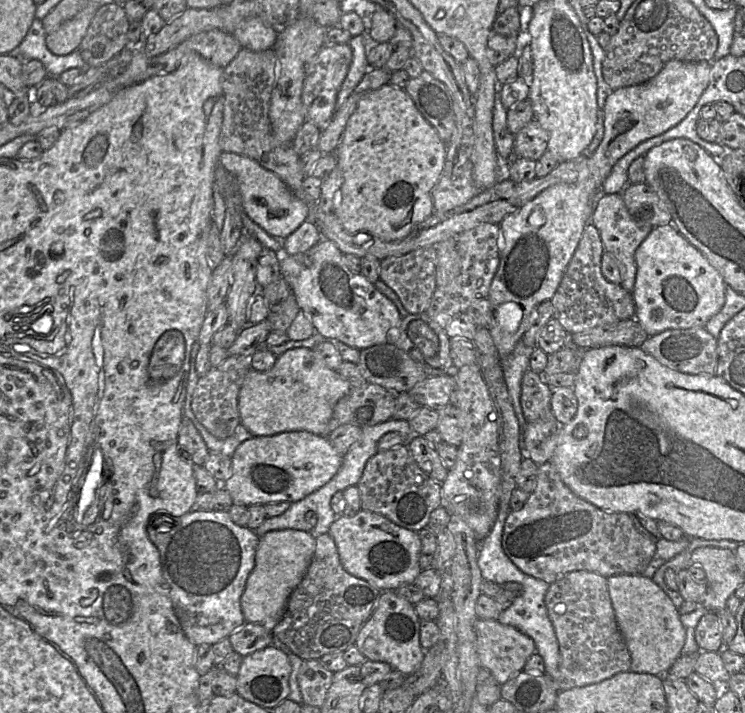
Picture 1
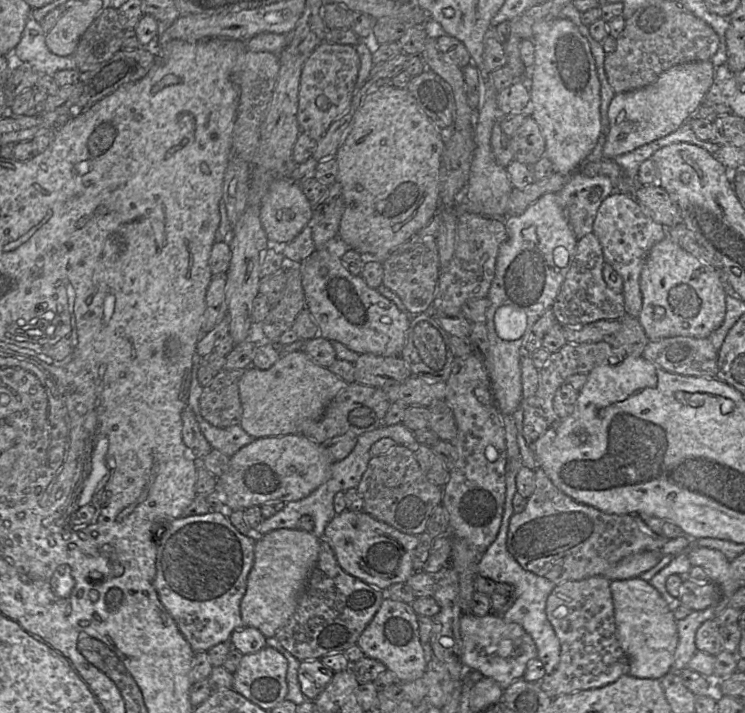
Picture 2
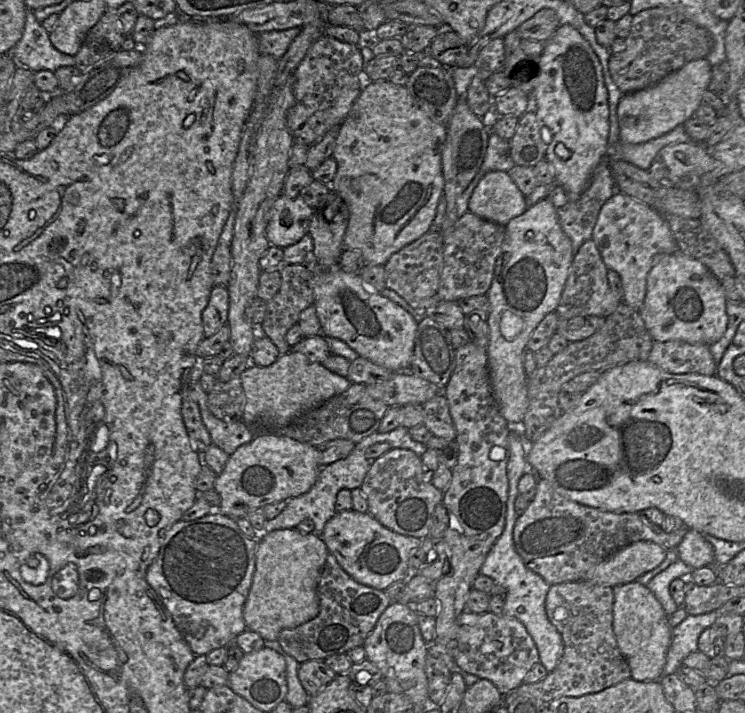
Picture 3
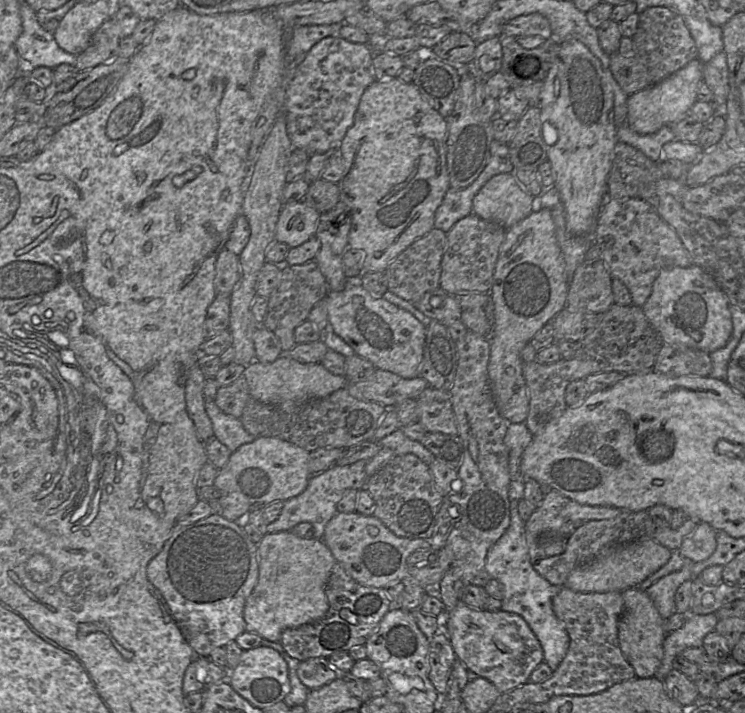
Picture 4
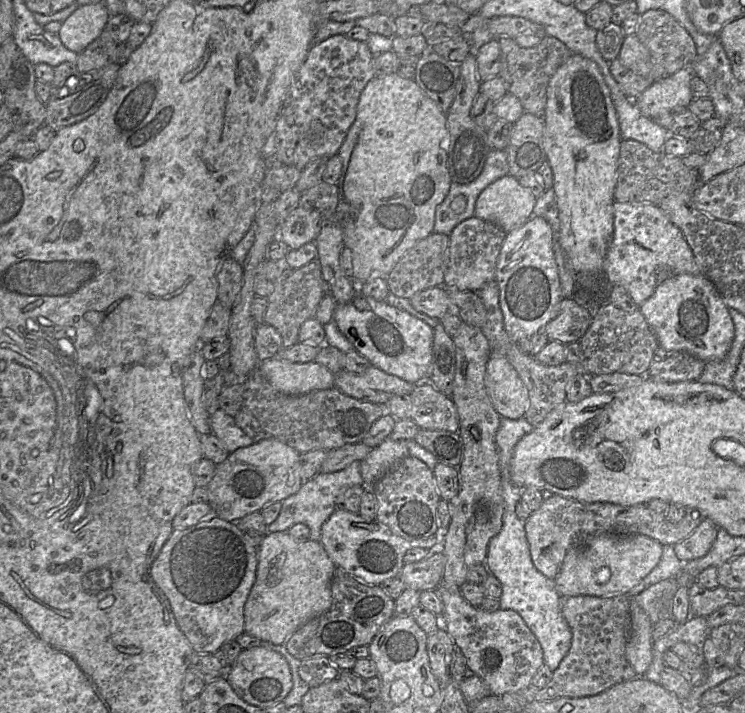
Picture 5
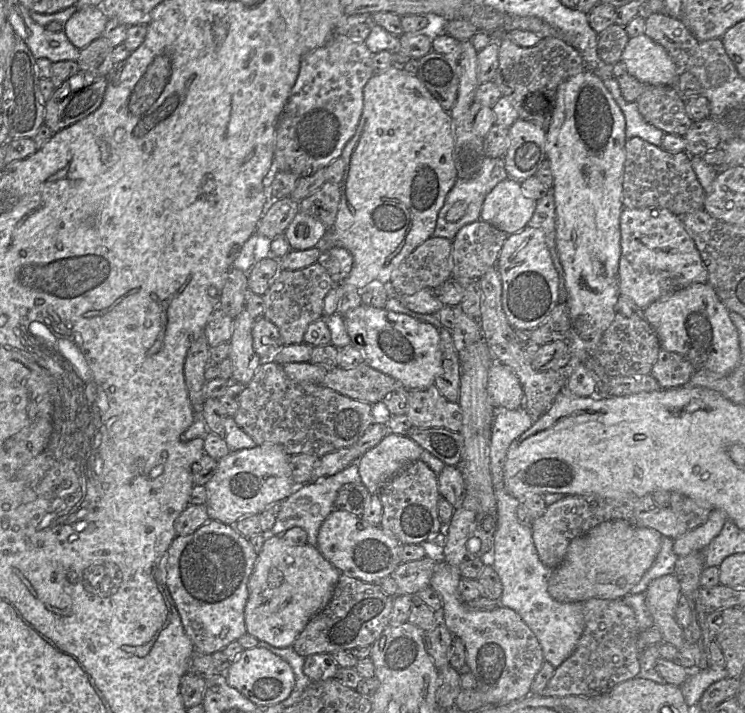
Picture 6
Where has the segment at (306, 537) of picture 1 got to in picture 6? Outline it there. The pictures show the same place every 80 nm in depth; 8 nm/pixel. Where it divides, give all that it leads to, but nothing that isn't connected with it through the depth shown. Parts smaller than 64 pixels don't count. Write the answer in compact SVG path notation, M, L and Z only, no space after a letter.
M266 535L248 582L248 600L244 611L246 632L274 647L291 647L311 618L327 606L340 574L341 572L320 553L317 547L310 544L288 544L282 536Z

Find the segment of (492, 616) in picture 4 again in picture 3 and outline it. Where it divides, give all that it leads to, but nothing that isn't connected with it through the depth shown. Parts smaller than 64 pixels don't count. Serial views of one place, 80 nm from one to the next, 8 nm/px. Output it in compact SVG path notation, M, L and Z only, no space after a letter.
M463 611L458 619L458 649L454 658L456 669L490 680L505 696L522 683L532 667L539 662L539 653L533 638L523 623L513 617L493 612L476 614Z

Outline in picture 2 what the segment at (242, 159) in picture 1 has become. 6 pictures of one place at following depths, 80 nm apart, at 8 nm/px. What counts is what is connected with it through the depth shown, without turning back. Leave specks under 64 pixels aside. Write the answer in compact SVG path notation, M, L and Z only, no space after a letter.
M290 178L275 179L260 206L260 220L269 243L291 242L309 225L313 208L300 185Z

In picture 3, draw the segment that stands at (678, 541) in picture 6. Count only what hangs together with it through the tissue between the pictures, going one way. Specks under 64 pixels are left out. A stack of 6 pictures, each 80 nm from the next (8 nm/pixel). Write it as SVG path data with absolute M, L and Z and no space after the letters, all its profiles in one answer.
M689 530L676 550L679 559L692 569L714 565L712 544L705 539L705 535L696 530Z

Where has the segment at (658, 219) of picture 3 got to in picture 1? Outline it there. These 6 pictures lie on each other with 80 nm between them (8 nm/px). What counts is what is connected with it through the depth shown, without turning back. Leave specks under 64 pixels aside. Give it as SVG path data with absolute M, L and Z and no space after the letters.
M605 194L598 201L590 223L597 228L604 251L610 253L616 261L621 275L621 286L632 294L637 273L635 252L655 227L639 226L629 214L621 194Z

